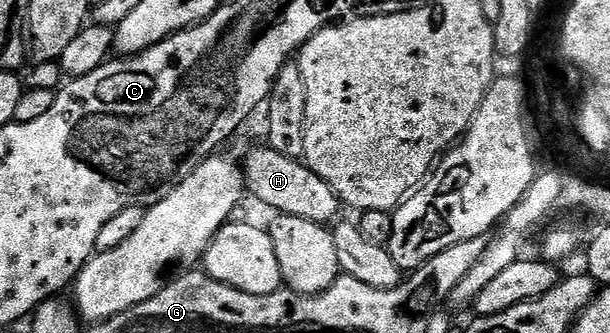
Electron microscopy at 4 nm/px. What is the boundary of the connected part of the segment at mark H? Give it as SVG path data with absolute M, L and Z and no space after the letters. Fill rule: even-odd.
M269 146L262 147L253 149L241 160L246 191L250 195L252 192L265 207L272 208L272 213L306 218L324 226L334 225L340 219L341 201L333 186L308 168L302 159L285 158L285 154L277 154L277 150Z

